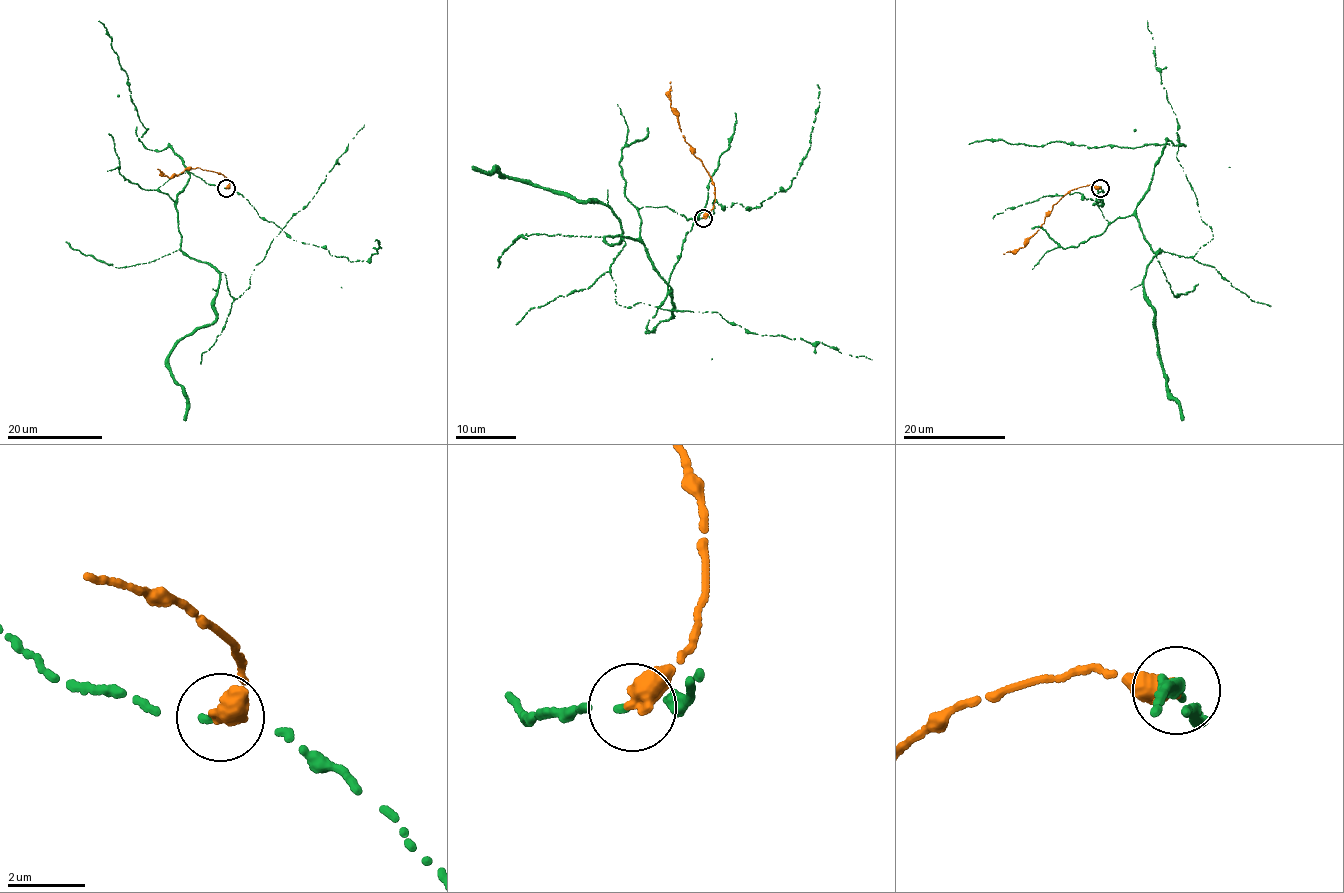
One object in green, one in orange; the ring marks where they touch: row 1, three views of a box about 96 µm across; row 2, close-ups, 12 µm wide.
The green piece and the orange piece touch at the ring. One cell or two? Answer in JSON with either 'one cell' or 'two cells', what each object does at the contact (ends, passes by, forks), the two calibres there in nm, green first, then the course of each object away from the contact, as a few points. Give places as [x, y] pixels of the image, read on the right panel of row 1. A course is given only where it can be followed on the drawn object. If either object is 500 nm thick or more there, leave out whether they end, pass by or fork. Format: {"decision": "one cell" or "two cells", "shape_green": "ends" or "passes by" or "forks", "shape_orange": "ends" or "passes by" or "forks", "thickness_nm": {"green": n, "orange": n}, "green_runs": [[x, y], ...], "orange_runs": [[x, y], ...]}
{"decision": "two cells", "shape_green": "ends", "shape_orange": "ends", "thickness_nm": {"green": 140, "orange": 460}, "green_runs": [[1100, 188], [1108, 222], [1133, 215], [1154, 252], [1185, 258], [1213, 238], [1176, 154], [1147, 21]], "orange_runs": [[1100, 188], [1083, 186], [1068, 191], [1053, 204], [1024, 248], [1003, 253]]}

